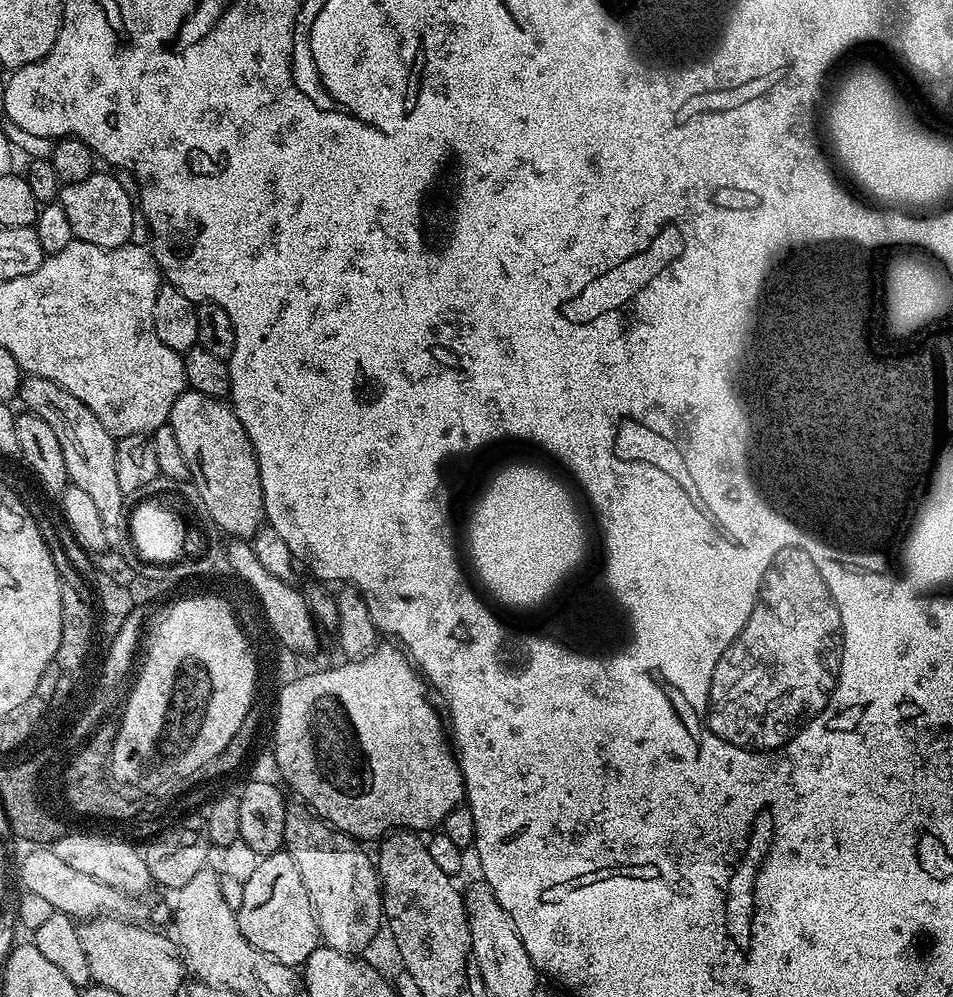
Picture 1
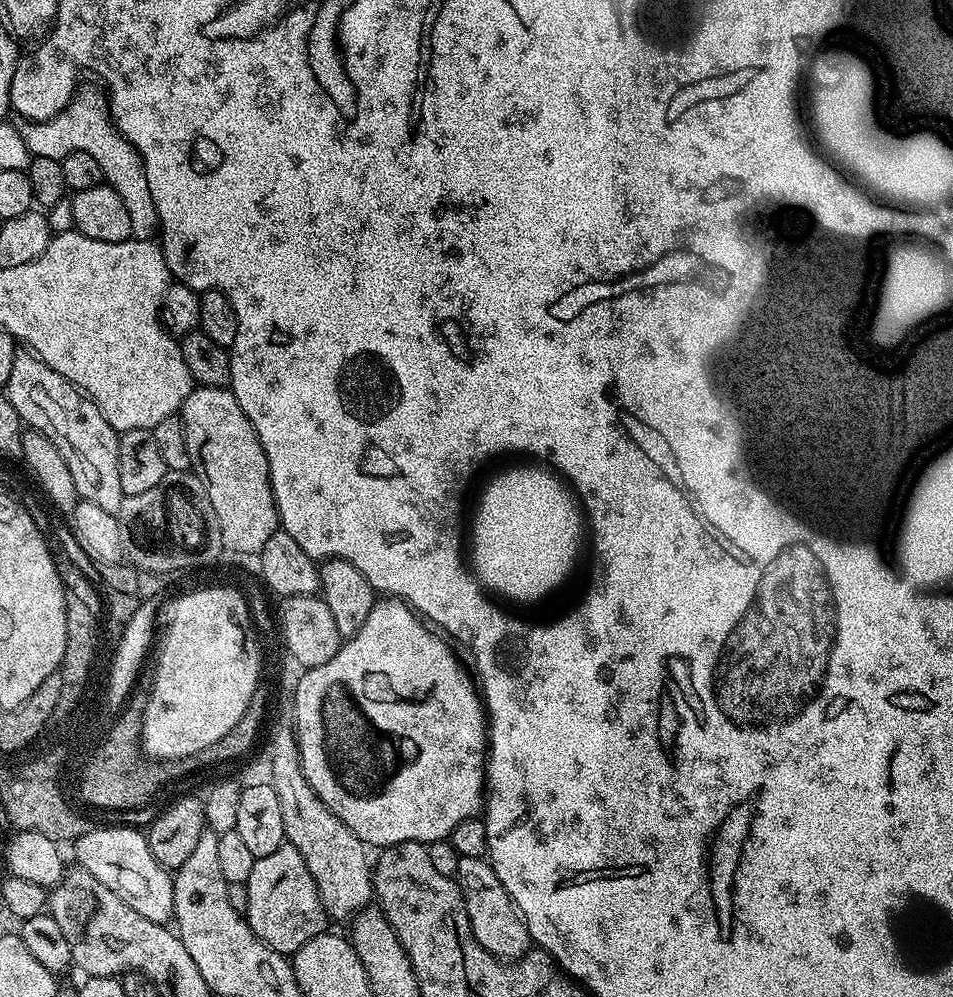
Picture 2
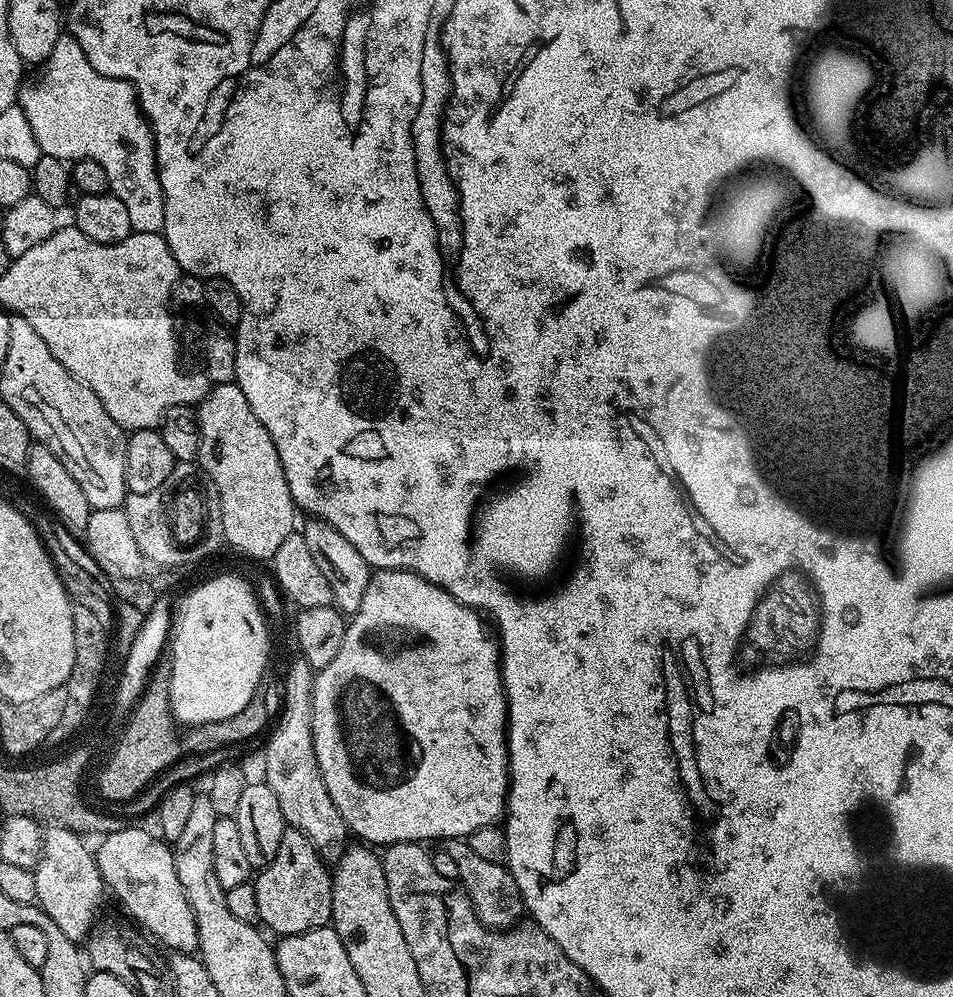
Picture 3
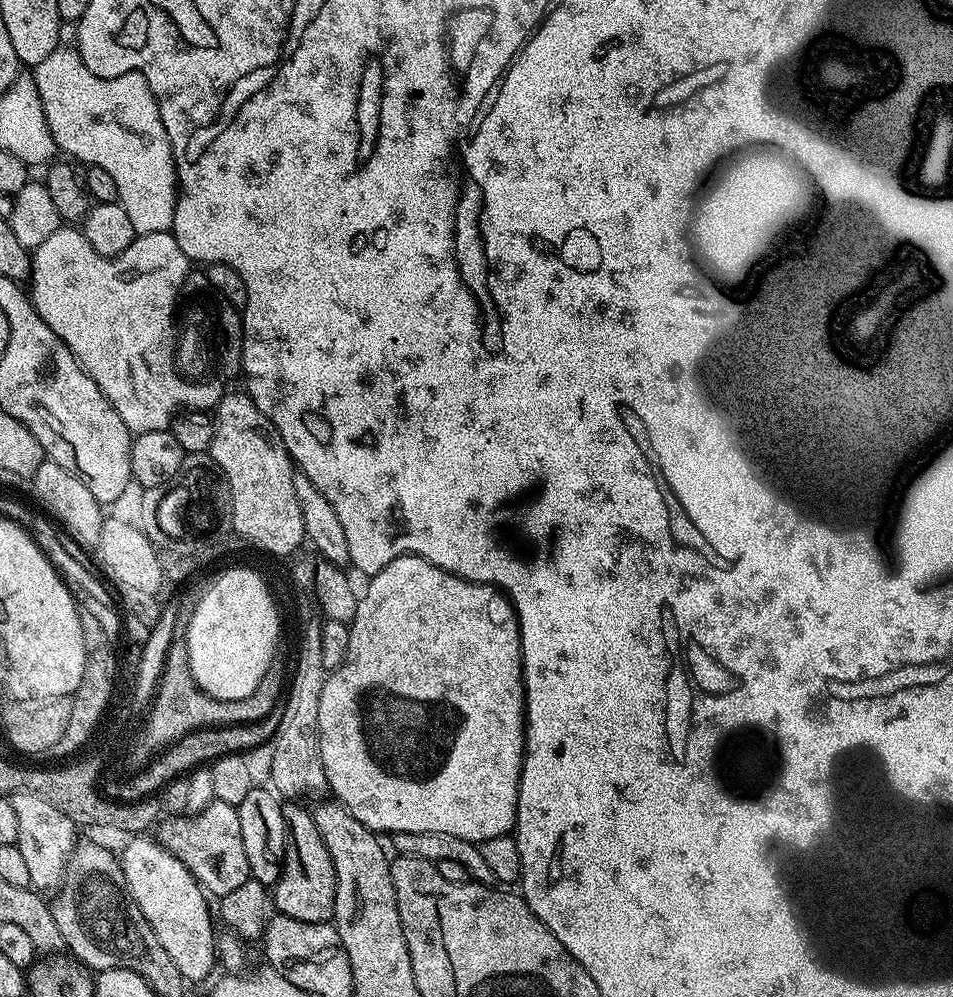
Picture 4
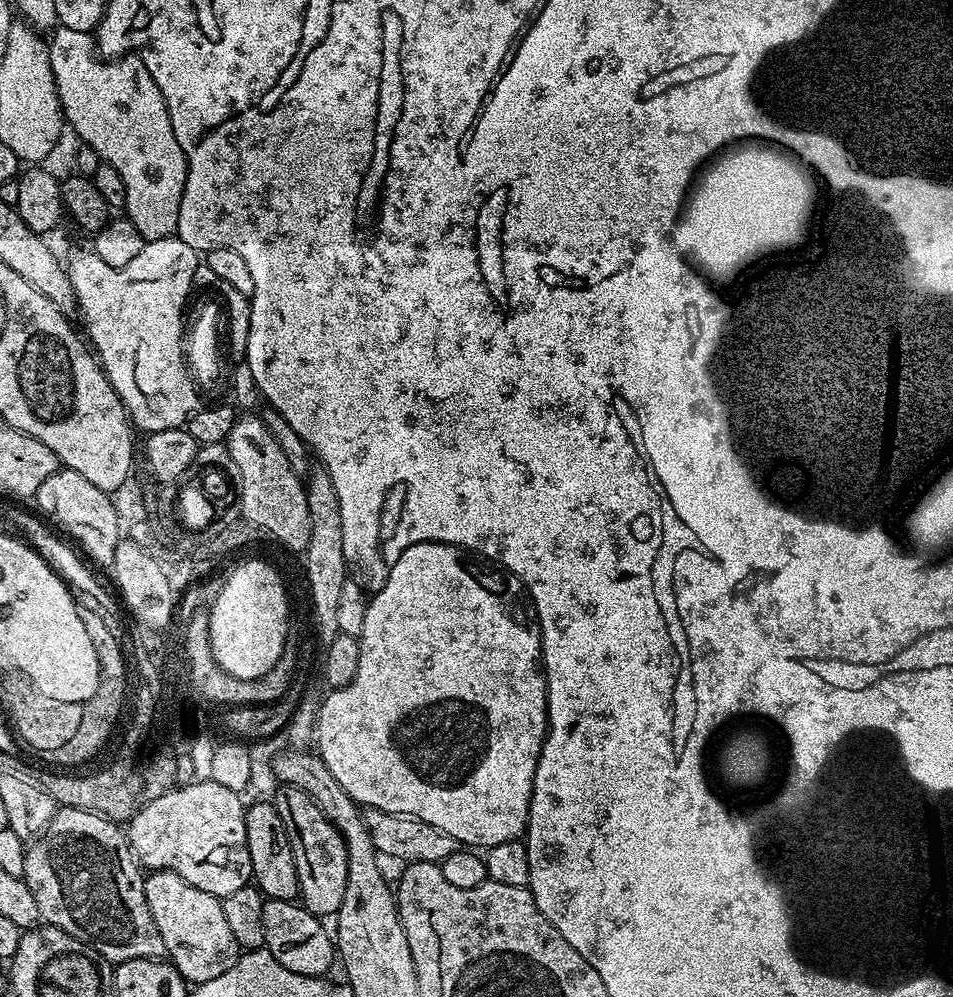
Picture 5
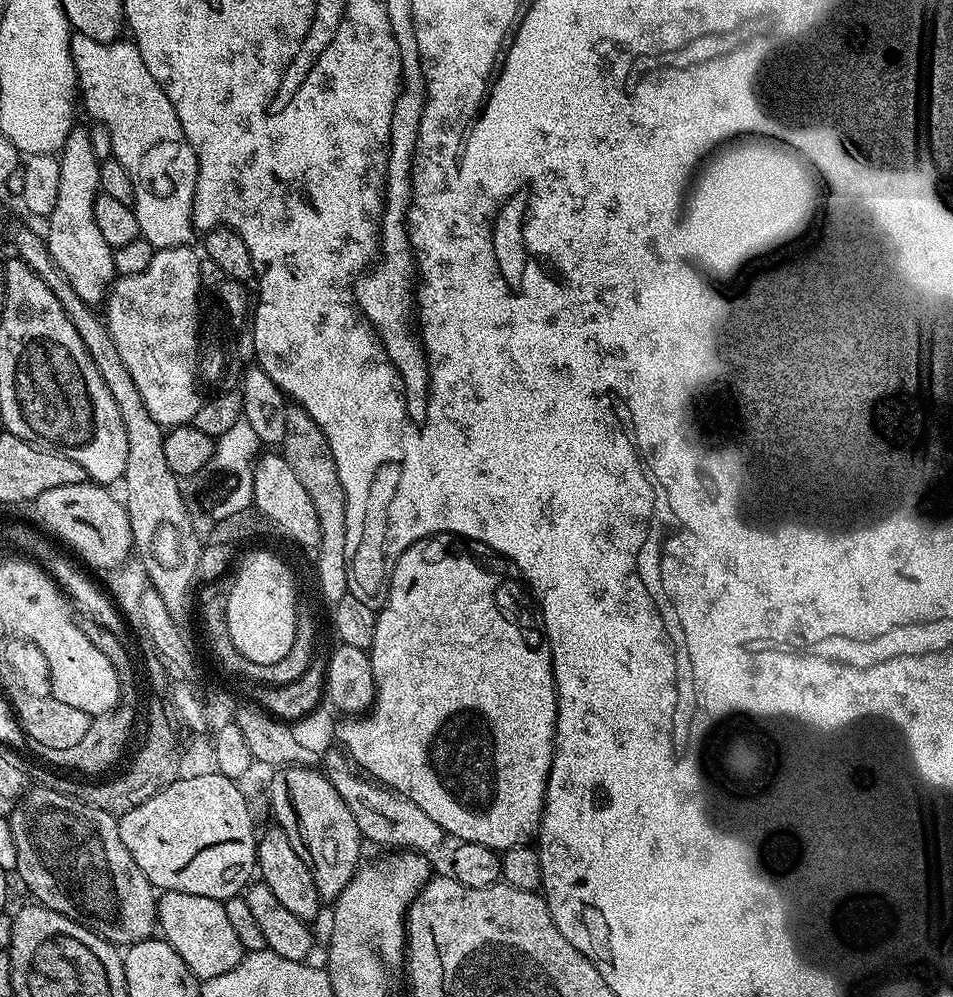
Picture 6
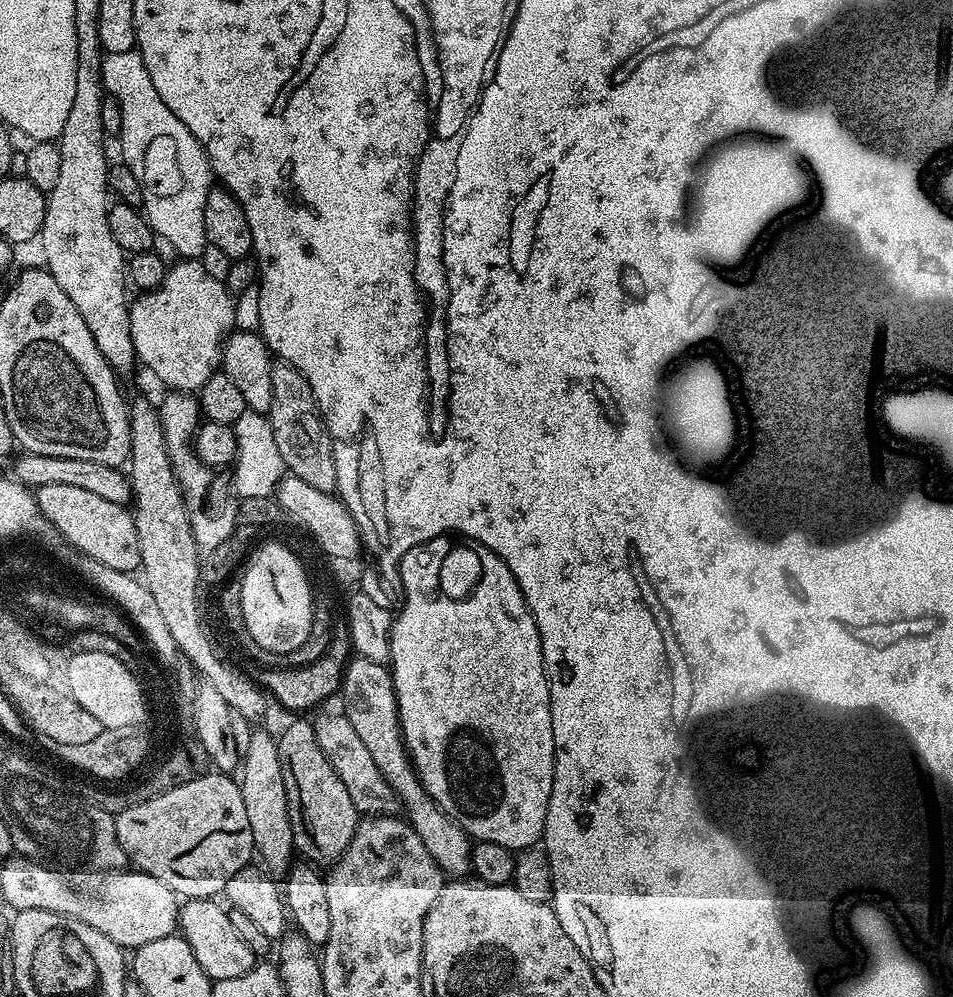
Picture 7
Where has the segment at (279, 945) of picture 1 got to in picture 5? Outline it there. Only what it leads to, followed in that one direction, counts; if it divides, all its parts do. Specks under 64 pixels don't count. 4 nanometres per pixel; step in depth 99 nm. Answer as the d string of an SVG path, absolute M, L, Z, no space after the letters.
M287 786L277 789L274 803L278 818L282 818L282 826L286 826L286 834L290 838L290 850L294 854L300 887L299 903L308 912L321 918L335 917L346 898L348 855L344 839L305 792Z

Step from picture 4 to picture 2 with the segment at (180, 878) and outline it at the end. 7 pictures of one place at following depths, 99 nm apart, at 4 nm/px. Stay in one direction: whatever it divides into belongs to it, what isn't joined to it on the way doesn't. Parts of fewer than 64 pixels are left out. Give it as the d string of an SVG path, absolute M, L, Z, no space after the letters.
M103 826L104 828L93 827L84 836L79 836L74 842L76 848L75 863L84 871L94 874L106 890L114 890L130 910L138 910L142 918L150 918L150 922L155 924L167 925L172 920L172 911L174 910L174 886L172 885L173 873L164 868L156 861L154 854L150 854L147 835L140 828L113 828Z

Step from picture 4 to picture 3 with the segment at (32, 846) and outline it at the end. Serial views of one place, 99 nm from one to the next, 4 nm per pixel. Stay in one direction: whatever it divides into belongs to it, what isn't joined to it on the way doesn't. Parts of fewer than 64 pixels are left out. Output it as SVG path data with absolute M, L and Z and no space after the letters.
M49 827L44 832L44 851L36 863L36 901L42 911L58 924L62 933L80 942L93 931L92 911L106 896L106 885L96 865L93 849L84 845L85 837L65 828Z

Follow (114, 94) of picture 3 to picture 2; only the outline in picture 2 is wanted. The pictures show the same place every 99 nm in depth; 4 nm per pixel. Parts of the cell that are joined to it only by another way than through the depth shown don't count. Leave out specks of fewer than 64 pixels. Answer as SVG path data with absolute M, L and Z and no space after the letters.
M99 87L83 88L73 95L68 105L54 118L21 123L19 129L22 138L33 156L62 161L76 151L90 154L101 167L103 179L120 195L122 202L126 202L132 236L137 240L152 240L160 231L160 219L154 198L150 198L150 182L146 182L142 158L136 147L117 132L112 113L108 111L105 93Z

